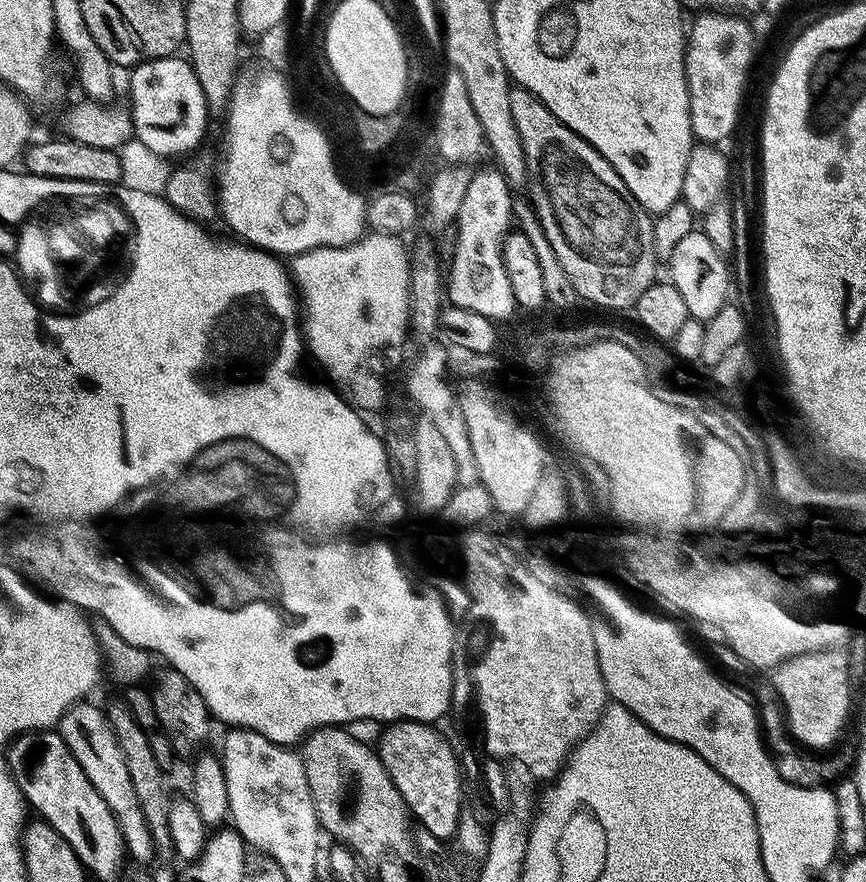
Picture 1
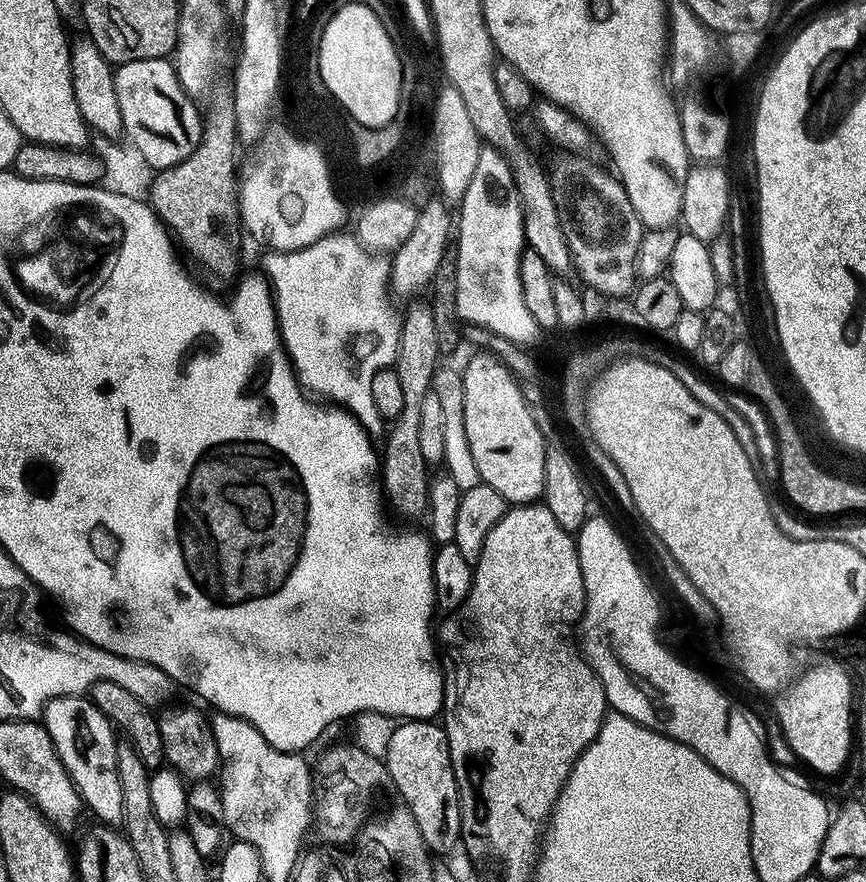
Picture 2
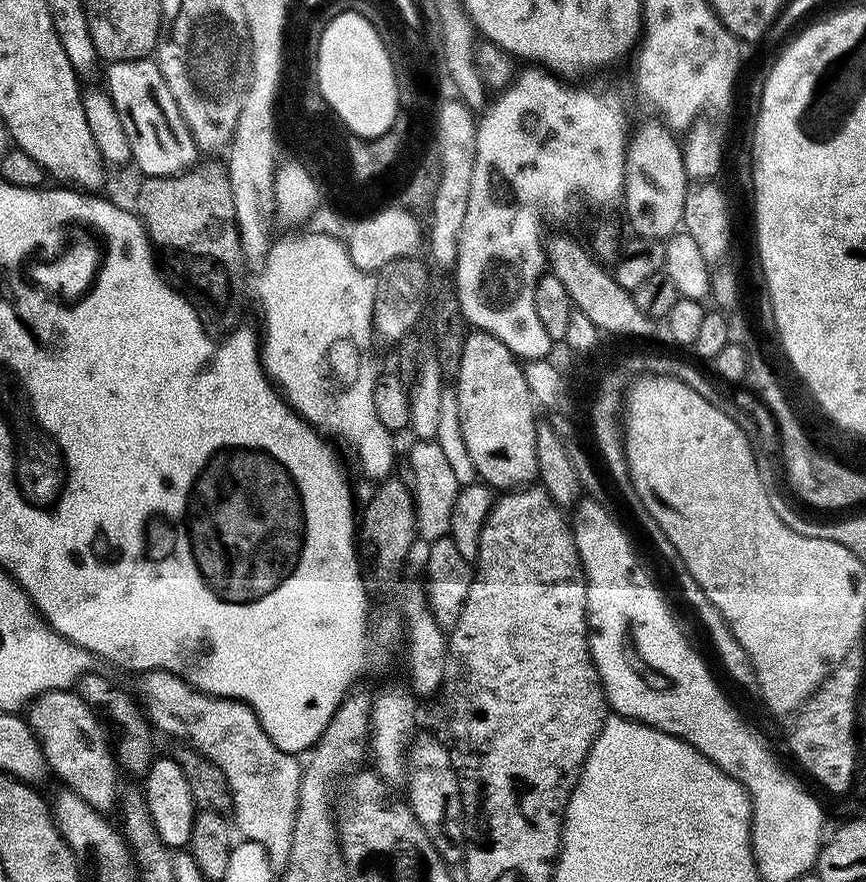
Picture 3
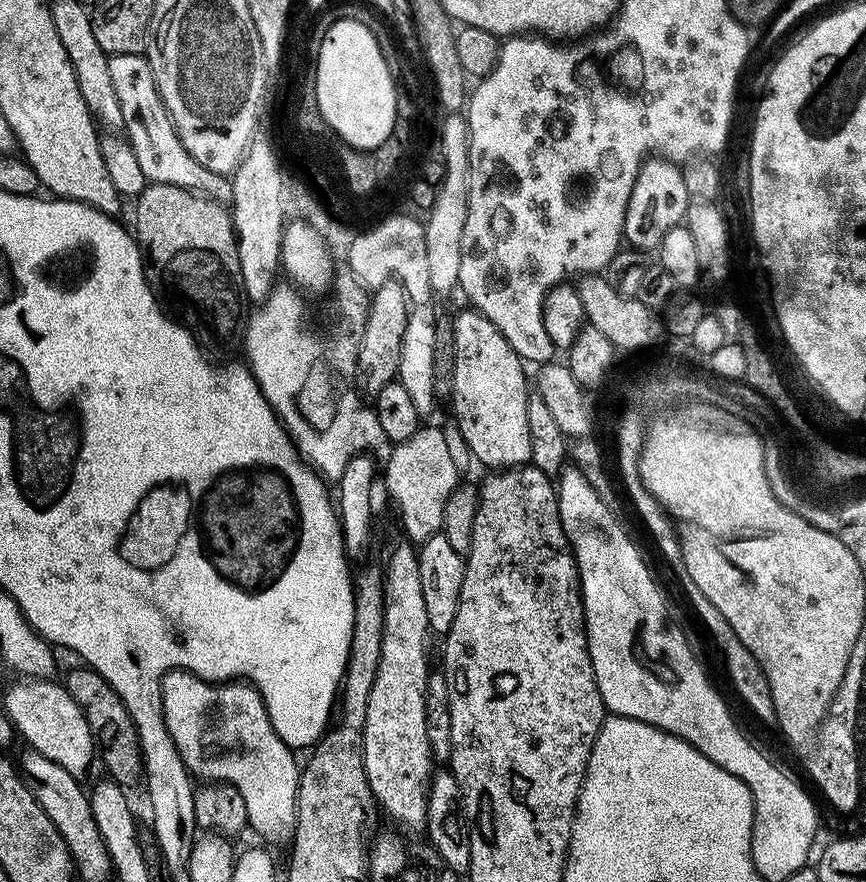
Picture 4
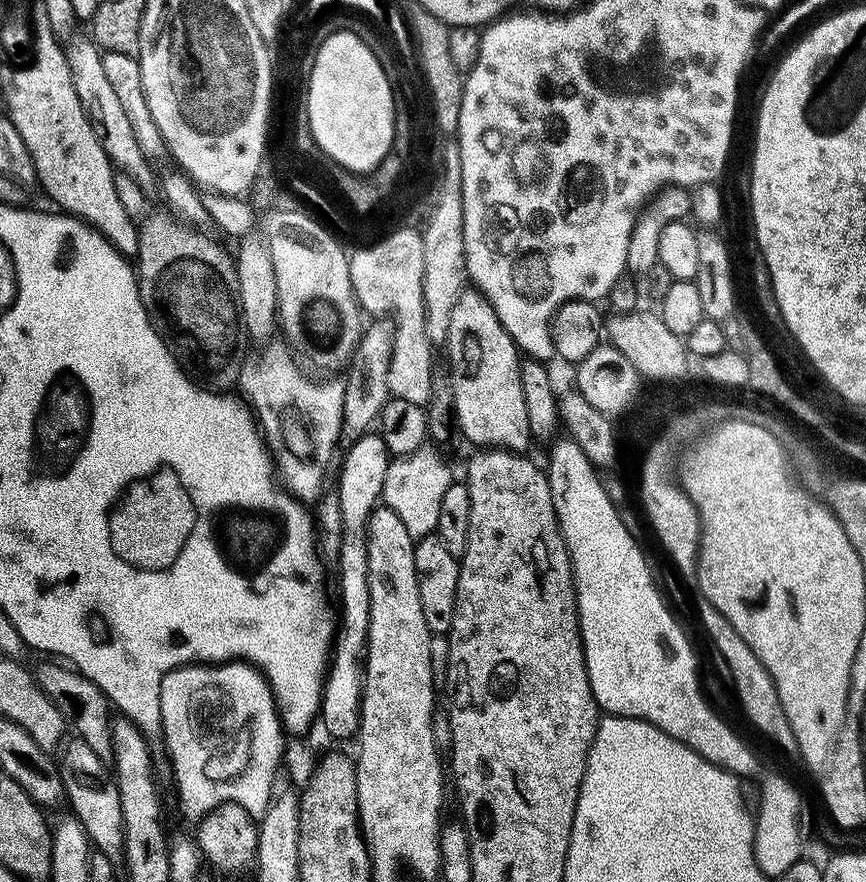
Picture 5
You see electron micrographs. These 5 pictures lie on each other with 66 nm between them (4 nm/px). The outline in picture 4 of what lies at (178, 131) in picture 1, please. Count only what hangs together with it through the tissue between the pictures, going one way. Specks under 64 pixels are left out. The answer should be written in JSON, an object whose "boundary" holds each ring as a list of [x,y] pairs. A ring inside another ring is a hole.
{"boundary":[[[141,53],[134,55],[116,55],[108,59],[110,82],[113,83],[114,95],[122,111],[123,133],[134,158],[141,167],[145,181],[153,184],[176,185],[197,195],[208,197],[213,203],[231,205],[233,186],[225,173],[206,170],[192,158],[176,134],[176,128],[168,117],[161,96],[153,80],[153,70],[147,57]]]}

